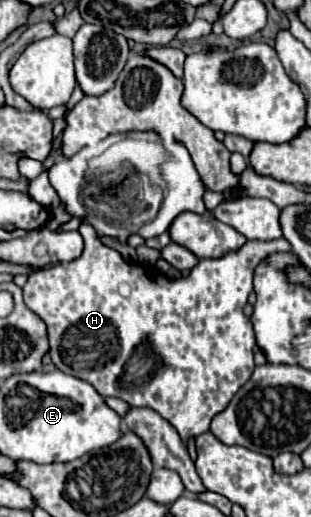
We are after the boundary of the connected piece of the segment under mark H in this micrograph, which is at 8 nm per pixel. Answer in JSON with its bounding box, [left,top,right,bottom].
[22,223,290,441]

